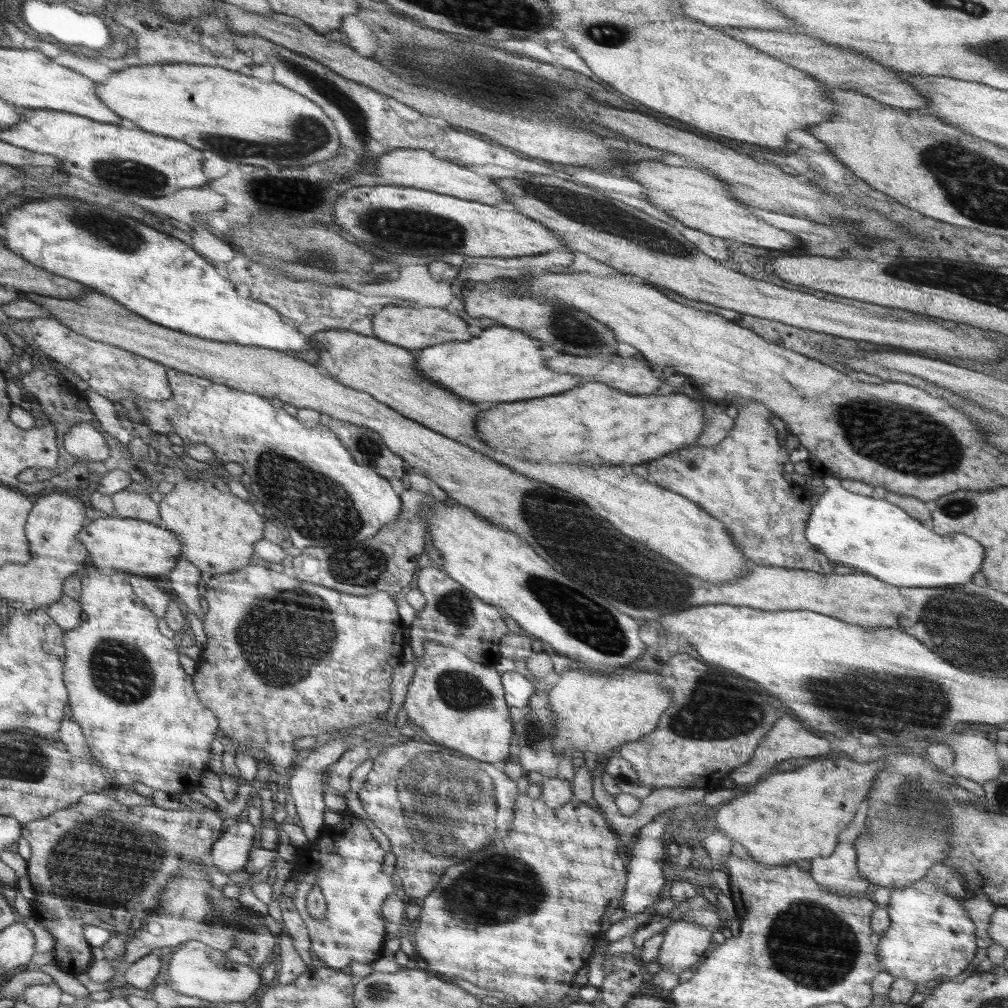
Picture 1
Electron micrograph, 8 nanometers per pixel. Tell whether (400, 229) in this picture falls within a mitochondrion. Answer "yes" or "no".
yes

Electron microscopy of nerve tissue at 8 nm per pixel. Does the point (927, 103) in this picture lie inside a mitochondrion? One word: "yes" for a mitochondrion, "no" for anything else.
no

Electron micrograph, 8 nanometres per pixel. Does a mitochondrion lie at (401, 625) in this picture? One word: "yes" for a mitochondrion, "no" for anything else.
no

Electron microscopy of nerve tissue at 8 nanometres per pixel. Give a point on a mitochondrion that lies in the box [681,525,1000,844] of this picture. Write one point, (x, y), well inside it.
(899, 706)

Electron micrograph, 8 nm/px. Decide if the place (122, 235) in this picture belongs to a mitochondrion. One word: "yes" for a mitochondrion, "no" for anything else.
yes

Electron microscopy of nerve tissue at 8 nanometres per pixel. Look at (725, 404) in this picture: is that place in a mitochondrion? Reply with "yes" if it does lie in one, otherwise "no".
no

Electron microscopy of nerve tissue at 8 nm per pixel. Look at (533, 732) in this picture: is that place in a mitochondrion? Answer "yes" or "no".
yes

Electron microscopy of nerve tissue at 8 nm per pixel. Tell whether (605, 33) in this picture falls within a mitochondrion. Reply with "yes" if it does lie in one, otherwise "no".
yes

